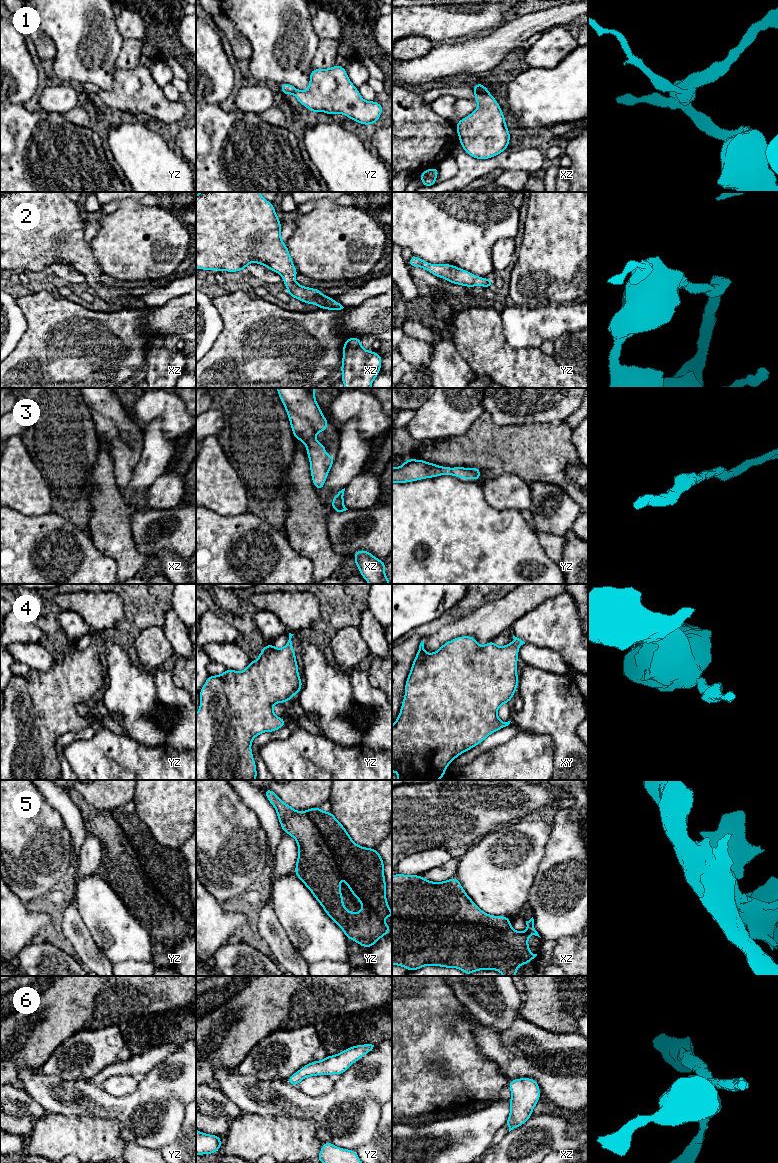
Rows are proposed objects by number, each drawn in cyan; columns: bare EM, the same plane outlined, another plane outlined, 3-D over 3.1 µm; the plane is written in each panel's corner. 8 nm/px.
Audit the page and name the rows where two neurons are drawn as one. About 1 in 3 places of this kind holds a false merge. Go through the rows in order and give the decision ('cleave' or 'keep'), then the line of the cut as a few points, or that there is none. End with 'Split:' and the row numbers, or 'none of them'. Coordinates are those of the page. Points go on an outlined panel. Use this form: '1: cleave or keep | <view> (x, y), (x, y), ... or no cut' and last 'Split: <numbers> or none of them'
1: cleave | xz (475, 93), (489, 94)
2: keep | no cut
3: keep | no cut
4: keep | no cut
5: keep | no cut
6: keep | no cut
Split: 1

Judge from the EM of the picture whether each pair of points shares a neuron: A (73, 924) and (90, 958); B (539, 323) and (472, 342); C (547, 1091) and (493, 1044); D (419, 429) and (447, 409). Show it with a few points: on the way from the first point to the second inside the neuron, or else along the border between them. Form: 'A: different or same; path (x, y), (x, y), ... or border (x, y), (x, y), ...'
A: same; path (76, 932), (87, 950)
B: different; border (500, 313), (505, 340), (511, 346), (521, 349)
C: same; path (540, 1076), (513, 1049), (508, 1048)
D: same; path (426, 427), (431, 425), (440, 416)

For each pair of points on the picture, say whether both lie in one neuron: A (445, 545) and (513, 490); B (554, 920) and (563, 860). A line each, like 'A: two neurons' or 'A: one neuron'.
A: two neurons
B: one neuron

